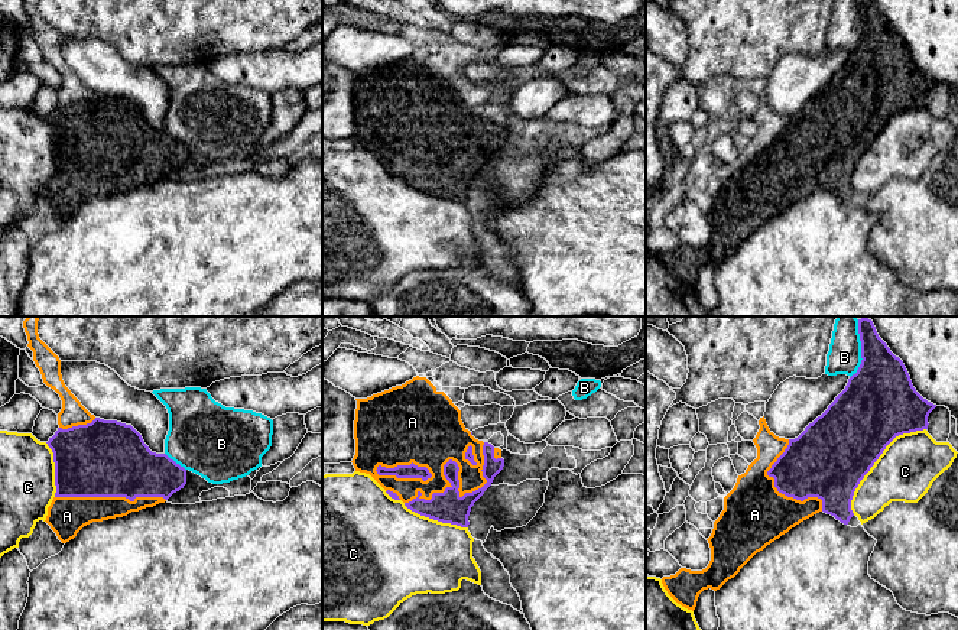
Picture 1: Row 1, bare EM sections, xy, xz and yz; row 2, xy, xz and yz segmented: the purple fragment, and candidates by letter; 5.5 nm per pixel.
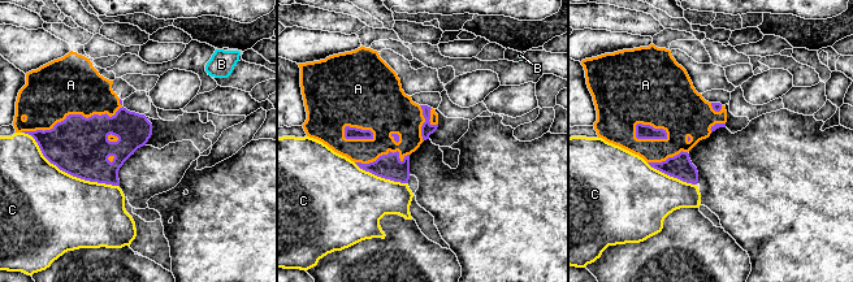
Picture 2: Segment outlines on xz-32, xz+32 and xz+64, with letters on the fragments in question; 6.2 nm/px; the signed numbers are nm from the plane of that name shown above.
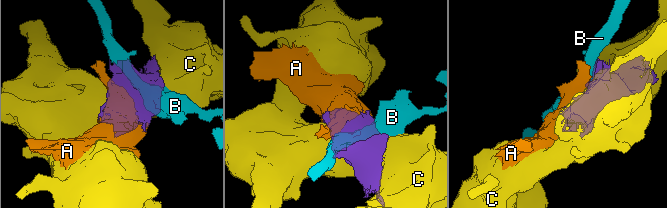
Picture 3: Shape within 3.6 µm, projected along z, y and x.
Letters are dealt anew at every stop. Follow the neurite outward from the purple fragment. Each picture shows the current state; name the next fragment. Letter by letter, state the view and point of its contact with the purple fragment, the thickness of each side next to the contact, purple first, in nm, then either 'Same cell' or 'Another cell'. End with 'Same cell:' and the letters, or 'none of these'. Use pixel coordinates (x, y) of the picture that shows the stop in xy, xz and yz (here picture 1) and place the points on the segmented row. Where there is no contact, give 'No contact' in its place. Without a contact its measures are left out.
A: Touches purple at xz (457, 473). Thickness 180 nm (purple) against 340 nm. Same cell
B: Touches purple at yz (861, 348). Thickness 340 nm (purple) against 190 nm. Another cell
C: Touches purple at yz (876, 460). Thickness 420 nm (purple) against 320 nm. Another cell
Same cell: A

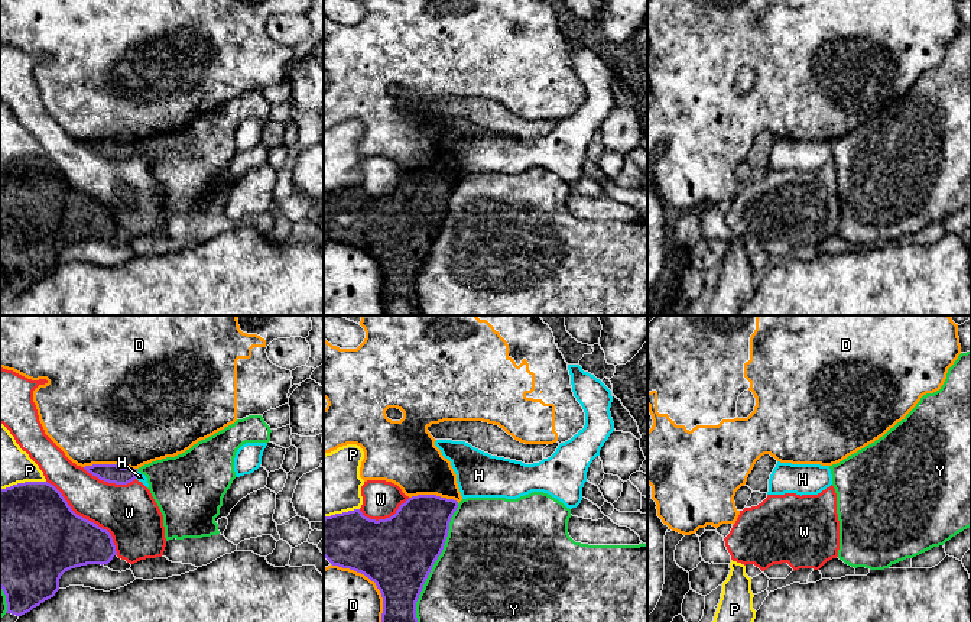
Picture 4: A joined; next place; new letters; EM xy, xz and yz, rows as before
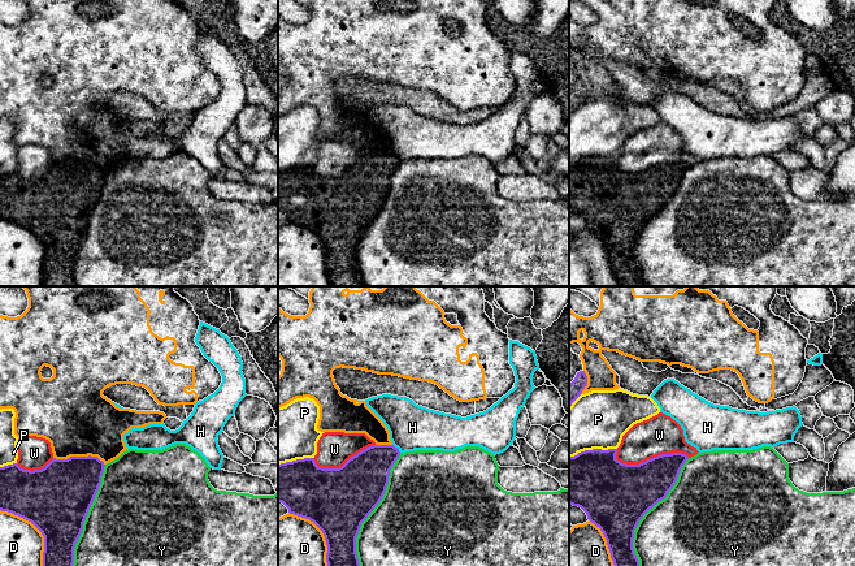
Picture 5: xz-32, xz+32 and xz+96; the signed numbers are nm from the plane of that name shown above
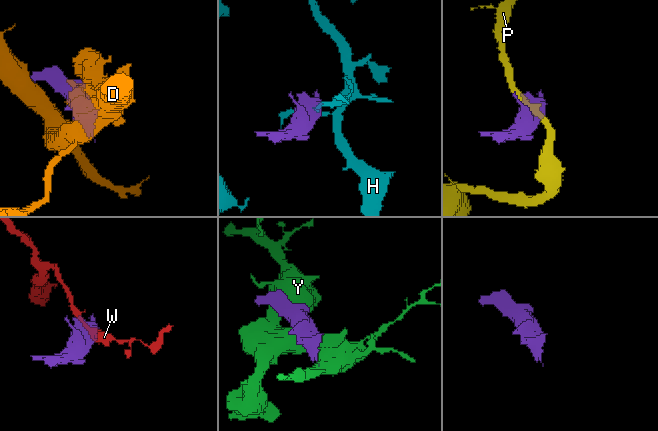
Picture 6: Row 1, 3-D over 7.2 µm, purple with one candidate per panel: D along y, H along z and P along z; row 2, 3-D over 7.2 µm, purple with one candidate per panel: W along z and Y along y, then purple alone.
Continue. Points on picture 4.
D: Touches purple at xz (372, 580). Thickness 420 nm (purple) against 300 nm. Another cell
H: Touches purple at xy (135, 475). Thickness 110 nm (purple) against 50 nm. Another cell
P: Touches purple at xy (22, 483). Thickness 500 nm (purple) against 280 nm. Another cell
W: Touches purple at xy (87, 520). Thickness 420 nm (purple) against 320 nm. Another cell
Y: Touches purple at xz (434, 563). Thickness 420 nm (purple) against 480 nm. Another cell
Same cell: none of these

